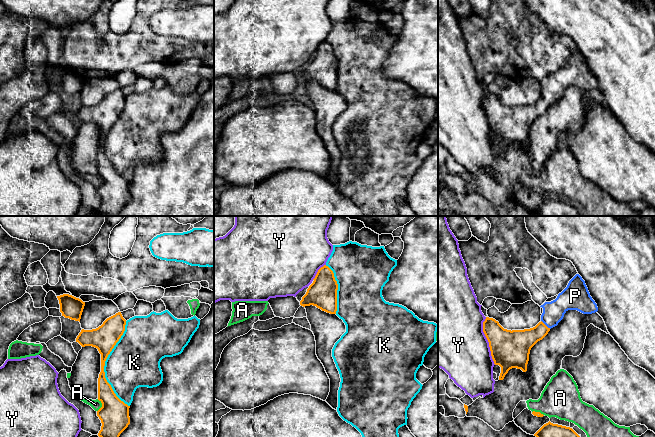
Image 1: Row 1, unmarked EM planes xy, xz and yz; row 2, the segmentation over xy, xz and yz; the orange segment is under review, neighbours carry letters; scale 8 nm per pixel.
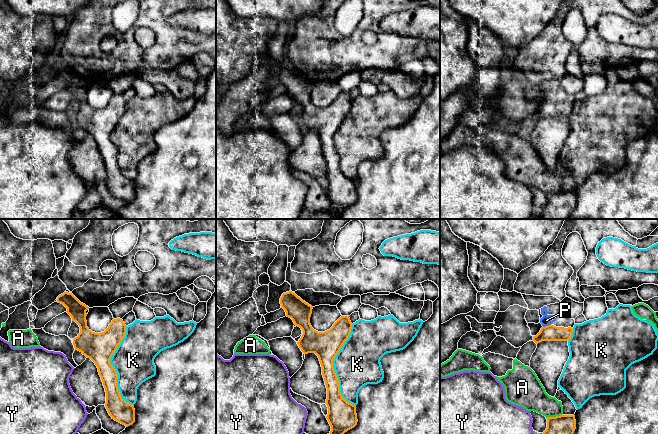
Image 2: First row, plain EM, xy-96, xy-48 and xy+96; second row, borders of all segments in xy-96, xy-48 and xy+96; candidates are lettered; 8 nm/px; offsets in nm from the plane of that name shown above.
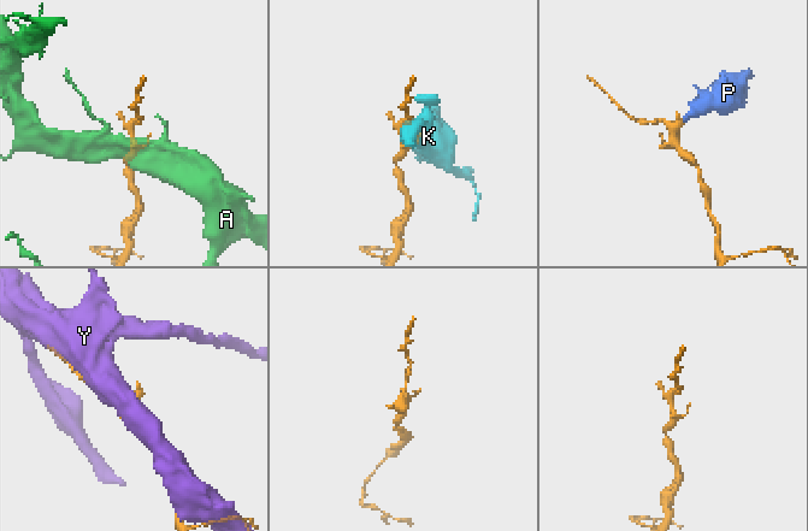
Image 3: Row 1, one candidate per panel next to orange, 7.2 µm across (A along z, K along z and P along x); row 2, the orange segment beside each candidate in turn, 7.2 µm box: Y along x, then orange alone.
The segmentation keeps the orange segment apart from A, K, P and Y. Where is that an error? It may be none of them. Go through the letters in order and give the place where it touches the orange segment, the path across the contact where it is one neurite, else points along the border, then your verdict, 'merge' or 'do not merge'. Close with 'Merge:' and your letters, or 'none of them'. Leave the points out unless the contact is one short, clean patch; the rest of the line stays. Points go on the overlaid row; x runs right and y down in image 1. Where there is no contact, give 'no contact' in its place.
A: meets orange in xy at (102, 405); do not merge
K: meets orange in xy at (104, 365); do not merge
P: meets orange in yz at (545, 325); runs through yz (519, 342), (536, 334), (545, 325), (553, 312); merge
Y: meets orange in yz at (488, 341); do not merge
Merge: P

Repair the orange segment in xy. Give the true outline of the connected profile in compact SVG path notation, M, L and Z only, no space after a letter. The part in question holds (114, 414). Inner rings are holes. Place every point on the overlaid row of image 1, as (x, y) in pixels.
M121 312L107 318L101 326L92 330L82 329L76 338L82 347L92 346L101 354L101 372L98 378L98 400L102 407L97 411L102 426L99 437L119 437L130 424L129 408L114 393L105 378L105 361L125 331L126 320Z

